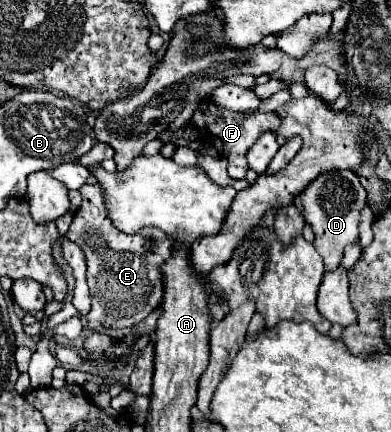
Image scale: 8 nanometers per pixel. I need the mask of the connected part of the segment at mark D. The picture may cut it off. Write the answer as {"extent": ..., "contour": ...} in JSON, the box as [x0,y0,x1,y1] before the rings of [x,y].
{"extent":[293,171,367,271],"contour":[[[331,171],[319,175],[299,197],[293,201],[295,207],[303,213],[307,225],[311,225],[315,233],[315,249],[323,257],[325,269],[335,271],[341,265],[343,253],[347,245],[359,241],[359,223],[361,223],[361,209],[367,205],[367,191],[359,183],[353,171]]]}

